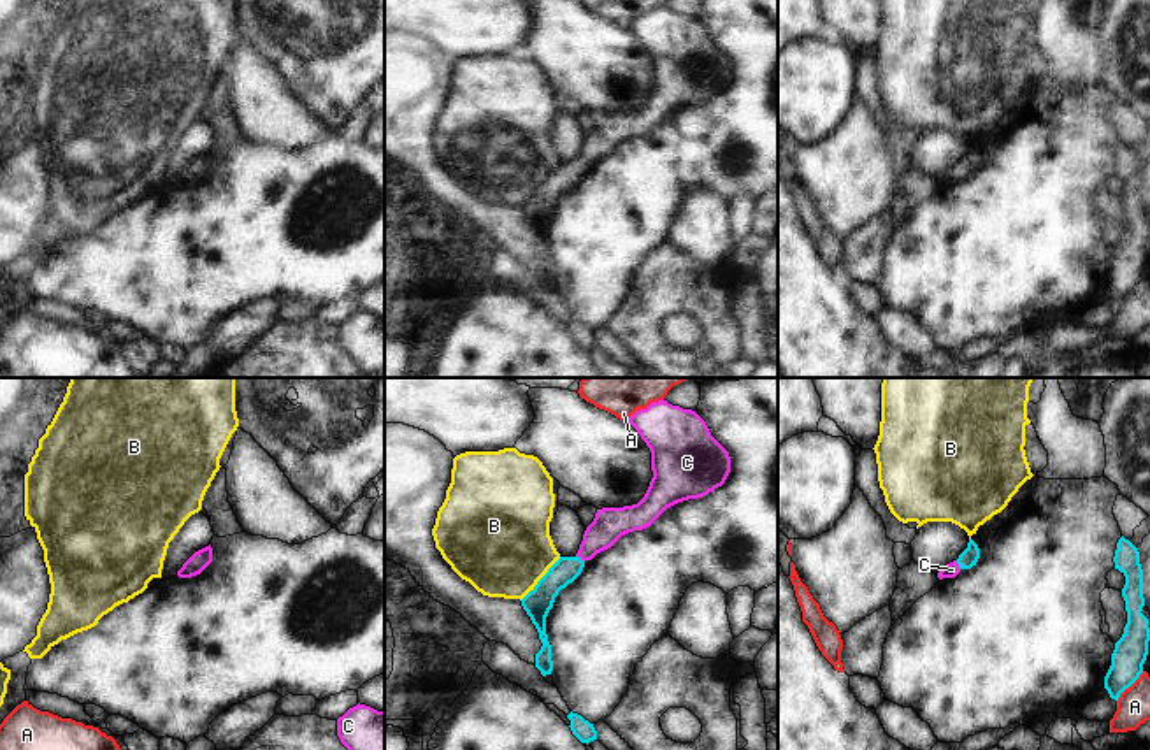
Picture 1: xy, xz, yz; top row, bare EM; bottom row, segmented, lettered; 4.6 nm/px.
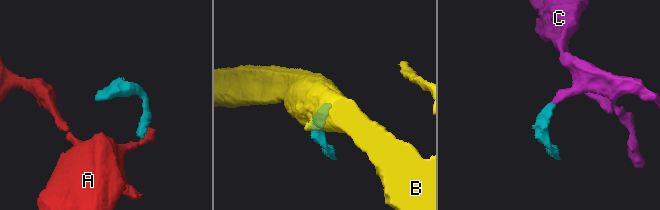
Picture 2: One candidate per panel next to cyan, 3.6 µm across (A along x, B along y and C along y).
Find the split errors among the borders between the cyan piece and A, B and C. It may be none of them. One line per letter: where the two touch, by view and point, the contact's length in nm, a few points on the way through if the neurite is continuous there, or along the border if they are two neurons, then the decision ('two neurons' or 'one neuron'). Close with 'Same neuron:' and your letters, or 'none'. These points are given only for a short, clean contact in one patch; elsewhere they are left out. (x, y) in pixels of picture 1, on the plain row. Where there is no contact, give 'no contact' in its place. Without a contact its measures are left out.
A: yz (1128, 294) | 190 nm | along yz (1143, 278), (1117, 308) | two neurons
B: xz (541, 185) | 280 nm | two neurons
C: xz (578, 164) | 50 nm | across xz (566, 176), (578, 164), (610, 130) | one neuron
Same neuron: C

